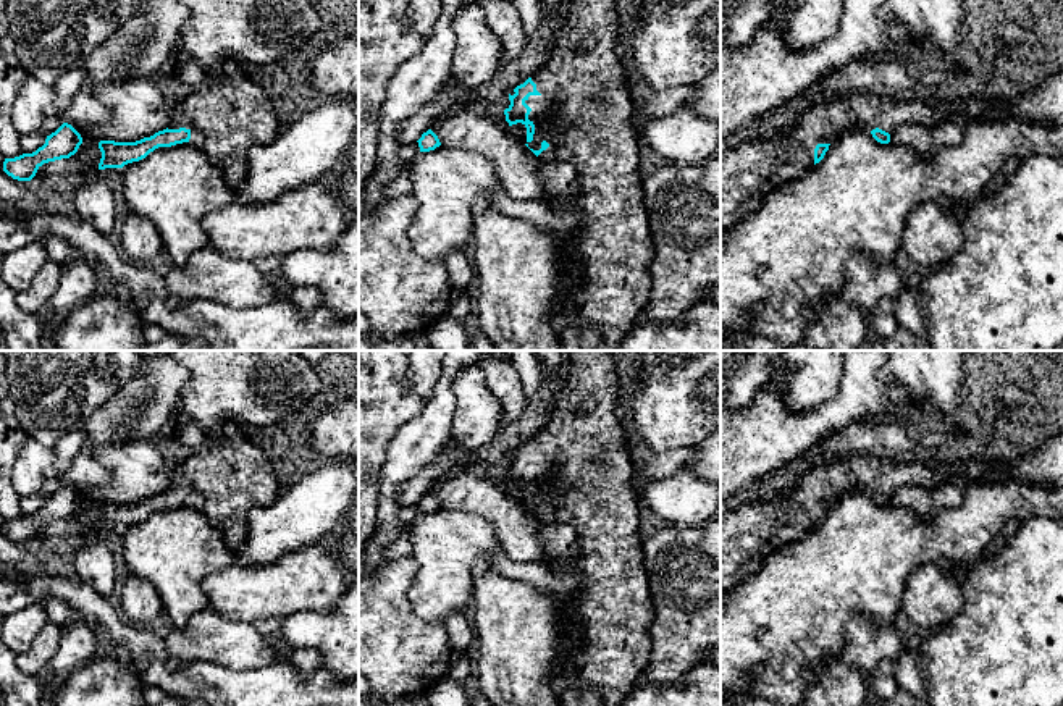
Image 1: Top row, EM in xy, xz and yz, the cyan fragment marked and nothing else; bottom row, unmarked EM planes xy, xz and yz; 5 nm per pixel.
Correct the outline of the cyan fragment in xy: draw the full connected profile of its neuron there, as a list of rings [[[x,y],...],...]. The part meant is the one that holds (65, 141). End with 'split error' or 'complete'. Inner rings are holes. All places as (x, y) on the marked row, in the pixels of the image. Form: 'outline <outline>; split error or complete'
outline [[[63,123],[36,152],[5,158],[3,171],[13,179],[31,181],[44,163],[69,158],[81,144],[81,134],[71,124]]]; complete

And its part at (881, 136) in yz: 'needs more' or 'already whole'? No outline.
needs more

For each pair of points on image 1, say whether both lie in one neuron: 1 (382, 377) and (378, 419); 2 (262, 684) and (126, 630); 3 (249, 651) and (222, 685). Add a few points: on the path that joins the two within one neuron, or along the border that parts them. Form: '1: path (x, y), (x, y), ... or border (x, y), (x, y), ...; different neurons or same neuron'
1: path (378, 386), (378, 409); same neuron
2: path (228, 684), (175, 679), (159, 664); same neuron
3: border (196, 661), (212, 661), (231, 669), (270, 666); different neurons

